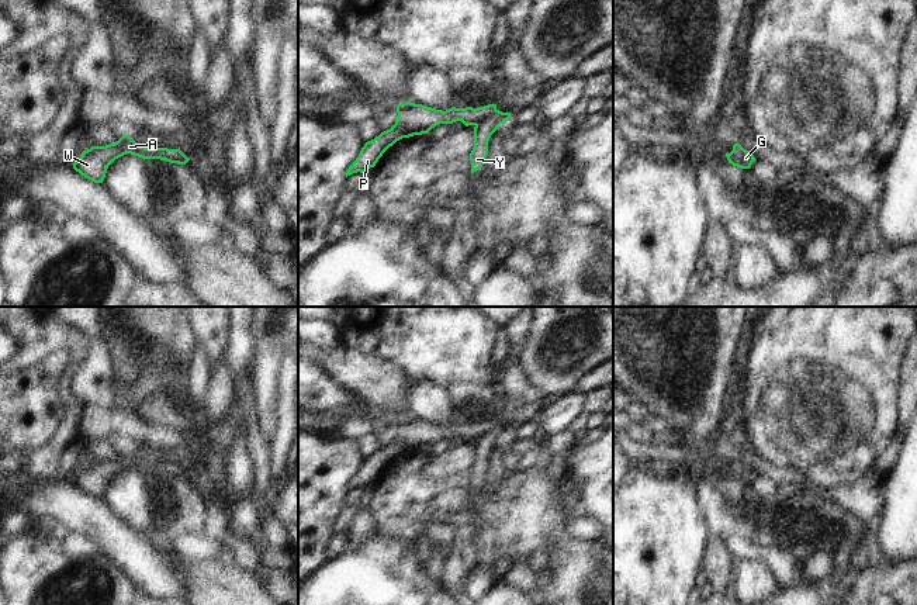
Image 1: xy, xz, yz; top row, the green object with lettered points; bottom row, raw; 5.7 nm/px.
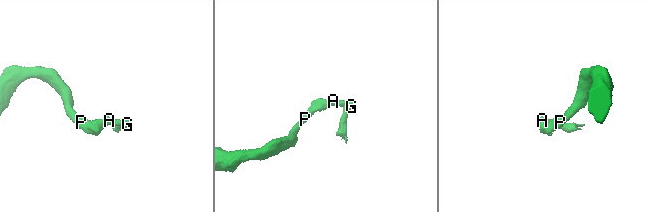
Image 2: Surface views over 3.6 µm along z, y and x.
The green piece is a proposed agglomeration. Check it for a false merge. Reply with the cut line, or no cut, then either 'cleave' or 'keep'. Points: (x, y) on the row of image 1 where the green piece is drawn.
cut xz (495, 109), (476, 125); cleave

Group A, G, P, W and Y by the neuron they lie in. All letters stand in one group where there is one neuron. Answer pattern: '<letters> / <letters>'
A P W / G Y

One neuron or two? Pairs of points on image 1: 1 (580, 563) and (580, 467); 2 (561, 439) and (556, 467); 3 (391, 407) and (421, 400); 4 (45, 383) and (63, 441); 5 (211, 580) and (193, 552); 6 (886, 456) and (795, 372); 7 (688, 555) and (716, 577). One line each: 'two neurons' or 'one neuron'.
1: two neurons
2: one neuron
3: two neurons
4: two neurons
5: two neurons
6: two neurons
7: two neurons

